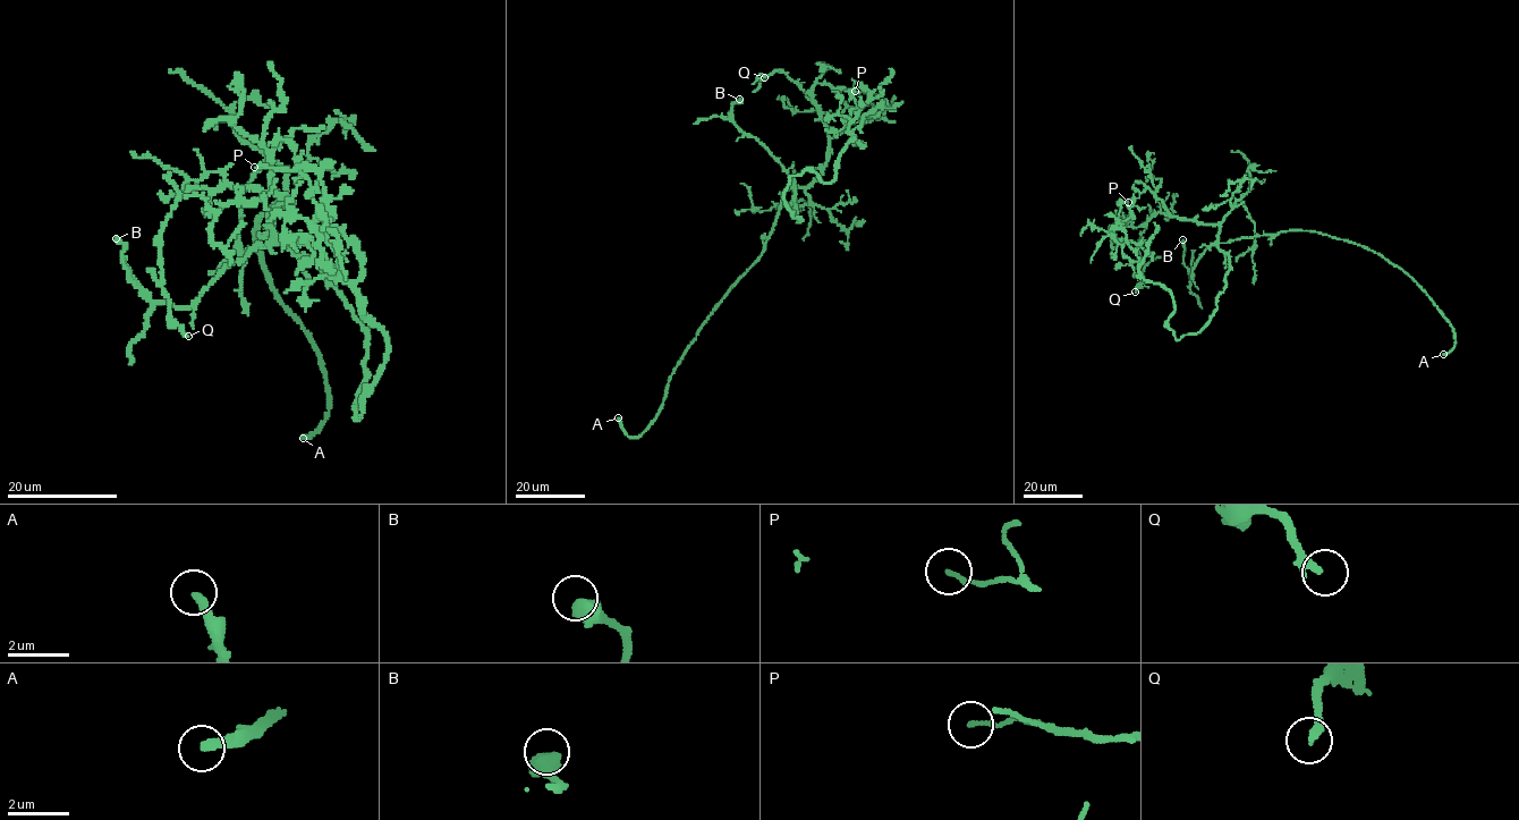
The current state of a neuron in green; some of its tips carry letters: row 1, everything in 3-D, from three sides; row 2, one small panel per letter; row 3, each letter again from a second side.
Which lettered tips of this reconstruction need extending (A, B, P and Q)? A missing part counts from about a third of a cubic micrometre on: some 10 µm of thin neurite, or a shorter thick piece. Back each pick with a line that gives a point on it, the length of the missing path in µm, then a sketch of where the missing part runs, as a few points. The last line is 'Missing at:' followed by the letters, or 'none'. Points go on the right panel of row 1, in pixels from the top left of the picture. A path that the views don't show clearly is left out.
A: at (1443, 354); about 20 µm are missing
Missing at: A

